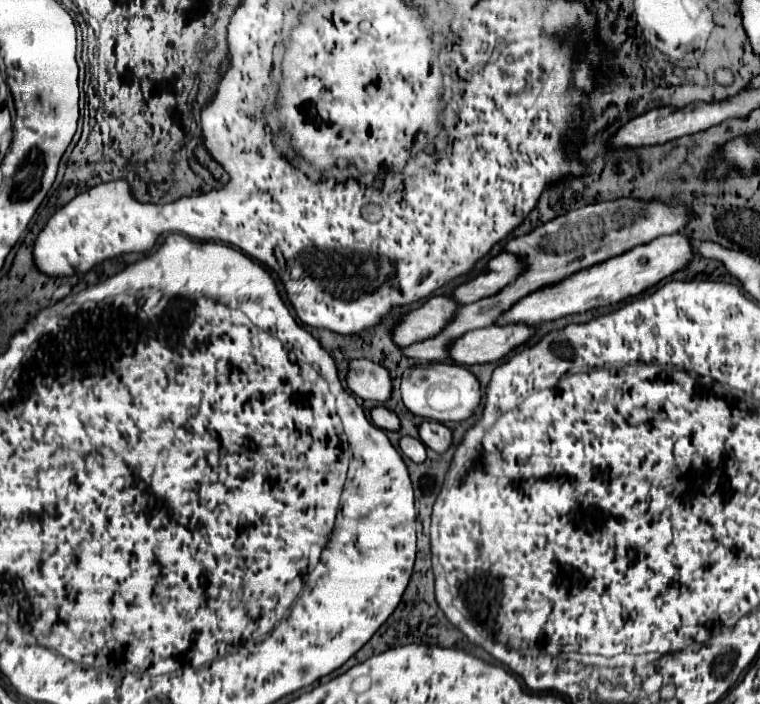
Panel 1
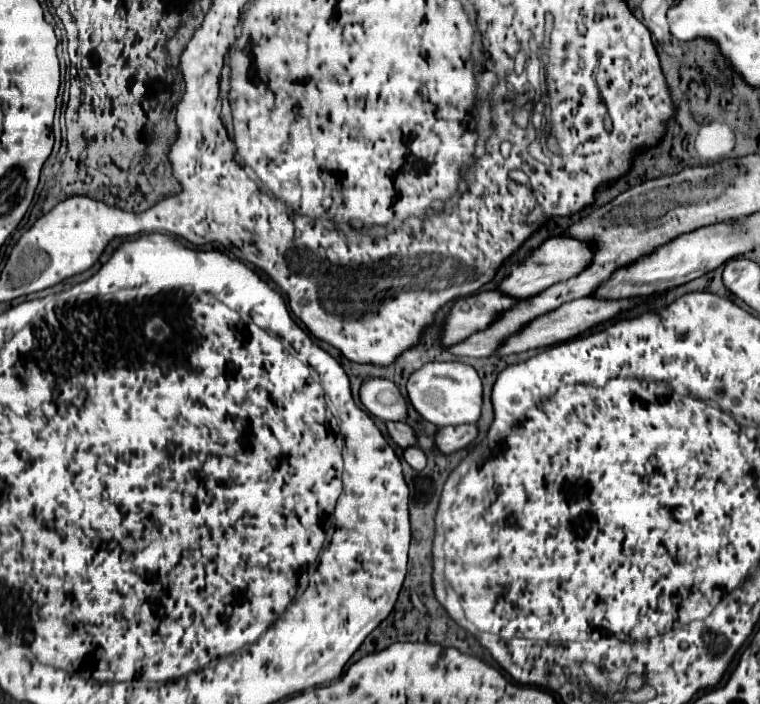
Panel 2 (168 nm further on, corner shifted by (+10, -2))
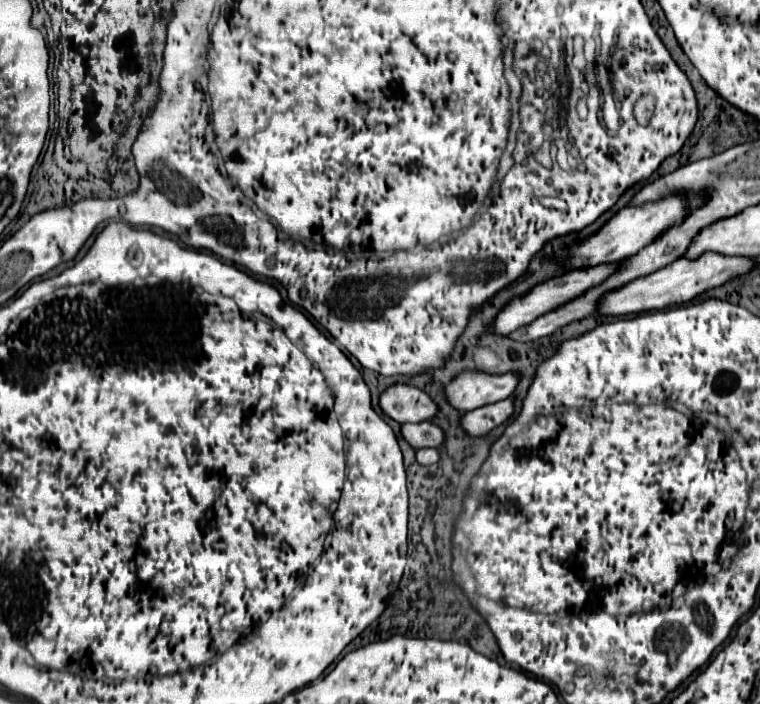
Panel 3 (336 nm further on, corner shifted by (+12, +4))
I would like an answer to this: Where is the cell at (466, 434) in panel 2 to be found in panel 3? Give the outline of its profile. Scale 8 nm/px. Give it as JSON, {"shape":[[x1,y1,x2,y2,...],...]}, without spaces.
{"shape":[[514,397,502,399,498,403,484,405,476,411,470,411,462,417,462,427,470,435,486,435,494,427,502,425,514,413]]}

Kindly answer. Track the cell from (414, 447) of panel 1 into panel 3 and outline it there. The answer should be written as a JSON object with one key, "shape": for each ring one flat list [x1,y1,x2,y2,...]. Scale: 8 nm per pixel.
{"shape":[[418,449,416,459,422,465,432,465,432,463,436,463,440,459,440,453,438,453,438,449]]}

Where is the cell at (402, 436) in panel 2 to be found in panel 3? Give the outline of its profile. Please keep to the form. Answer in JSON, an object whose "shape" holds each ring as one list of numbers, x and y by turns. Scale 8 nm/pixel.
{"shape":[[424,421,424,423,406,423,402,425,402,435,404,439,414,447,414,449,422,449,422,447,440,447,446,439,444,431,432,423,432,421]]}

